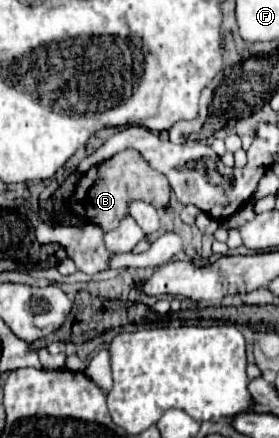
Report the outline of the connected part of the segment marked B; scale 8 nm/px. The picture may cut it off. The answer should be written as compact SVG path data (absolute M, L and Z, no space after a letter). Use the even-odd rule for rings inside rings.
M123 150L113 158L109 158L107 162L101 162L99 166L93 166L83 174L71 198L71 208L79 216L99 224L105 232L109 232L119 224L121 218L127 216L127 204L131 200L145 200L157 208L167 206L169 184L167 184L167 178L163 178L163 174L159 174L157 170L151 170L151 166L143 162L143 156L137 150Z

